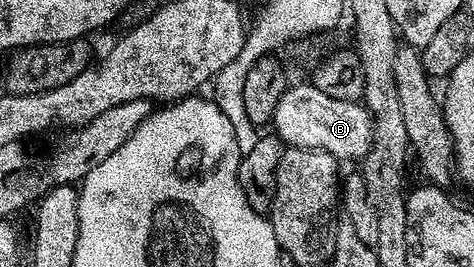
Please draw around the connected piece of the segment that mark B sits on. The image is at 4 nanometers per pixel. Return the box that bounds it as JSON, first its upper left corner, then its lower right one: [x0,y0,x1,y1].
[271,82,373,162]

